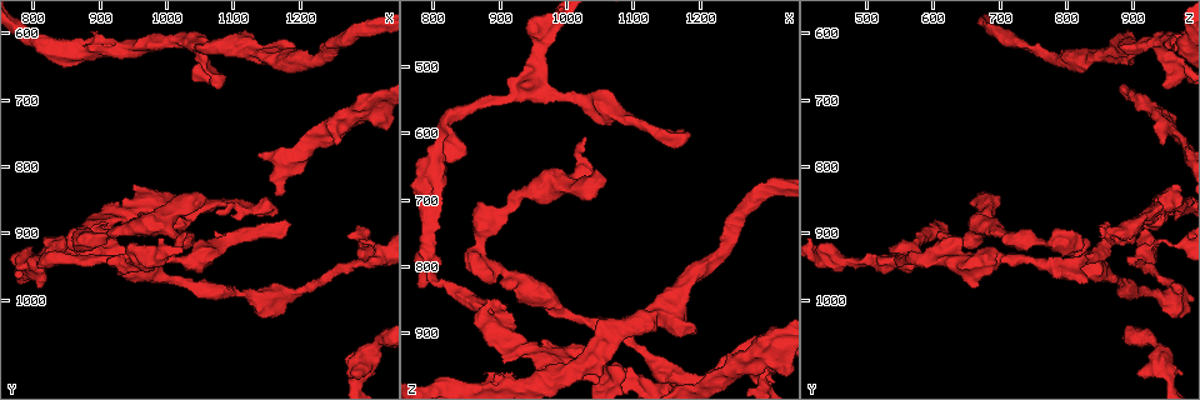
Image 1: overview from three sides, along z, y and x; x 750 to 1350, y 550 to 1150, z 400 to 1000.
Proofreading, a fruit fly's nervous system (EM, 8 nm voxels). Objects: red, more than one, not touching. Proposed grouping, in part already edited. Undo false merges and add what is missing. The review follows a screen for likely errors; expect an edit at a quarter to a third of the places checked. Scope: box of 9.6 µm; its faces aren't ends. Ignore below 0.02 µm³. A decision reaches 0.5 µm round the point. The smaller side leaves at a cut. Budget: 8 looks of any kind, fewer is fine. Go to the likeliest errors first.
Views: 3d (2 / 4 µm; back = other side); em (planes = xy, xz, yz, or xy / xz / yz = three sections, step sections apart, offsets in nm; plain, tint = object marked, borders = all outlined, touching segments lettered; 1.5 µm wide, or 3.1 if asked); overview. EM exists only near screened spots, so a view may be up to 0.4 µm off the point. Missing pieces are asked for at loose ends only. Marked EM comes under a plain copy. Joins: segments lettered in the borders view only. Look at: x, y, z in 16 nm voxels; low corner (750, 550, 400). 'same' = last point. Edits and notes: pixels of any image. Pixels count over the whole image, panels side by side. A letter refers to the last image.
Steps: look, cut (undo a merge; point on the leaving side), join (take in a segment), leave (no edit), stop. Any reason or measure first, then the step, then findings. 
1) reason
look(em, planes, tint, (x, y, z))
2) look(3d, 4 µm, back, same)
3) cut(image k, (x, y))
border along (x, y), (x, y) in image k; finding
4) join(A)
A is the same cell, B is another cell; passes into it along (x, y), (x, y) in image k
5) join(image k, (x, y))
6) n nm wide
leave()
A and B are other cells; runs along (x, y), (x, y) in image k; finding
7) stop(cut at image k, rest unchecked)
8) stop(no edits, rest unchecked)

sharp bend
look(em, yz, step 8, borders, (1315, 695, 900))

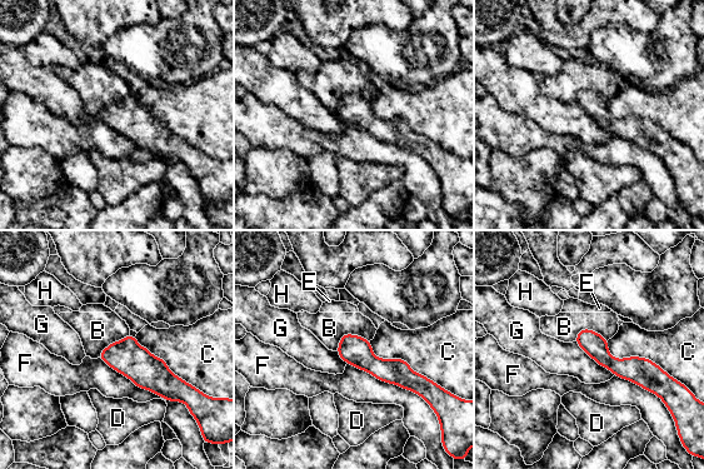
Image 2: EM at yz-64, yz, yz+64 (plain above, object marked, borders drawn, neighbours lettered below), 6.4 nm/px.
F touches over 600 nm
leave()
B, C, D, E, F, G and H are other cells; border along (574, 342), (614, 374) in image 2; one neuron here

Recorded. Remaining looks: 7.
thick end
look(em, planes, borders, (810, 980, 665))

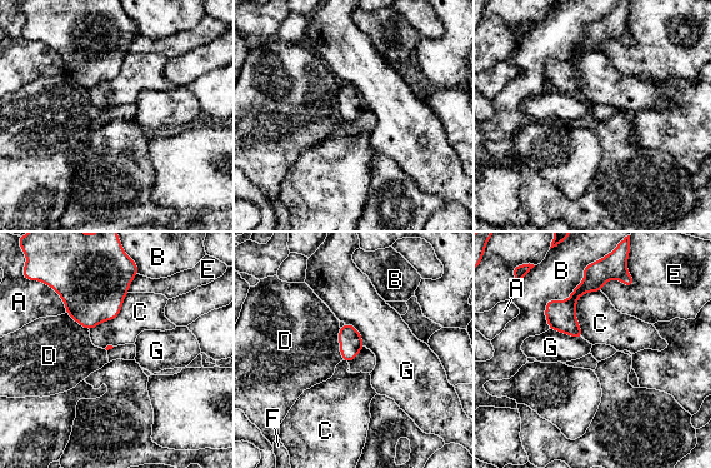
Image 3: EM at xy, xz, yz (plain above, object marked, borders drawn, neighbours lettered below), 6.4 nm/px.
leave()
A, B, C, D, E, F and G are other cells; border along (339, 328), (339, 352), (344, 359) in image 3; none of them fits

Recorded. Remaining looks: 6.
an open end
look(em, planes, borders, (1075, 680, 950))

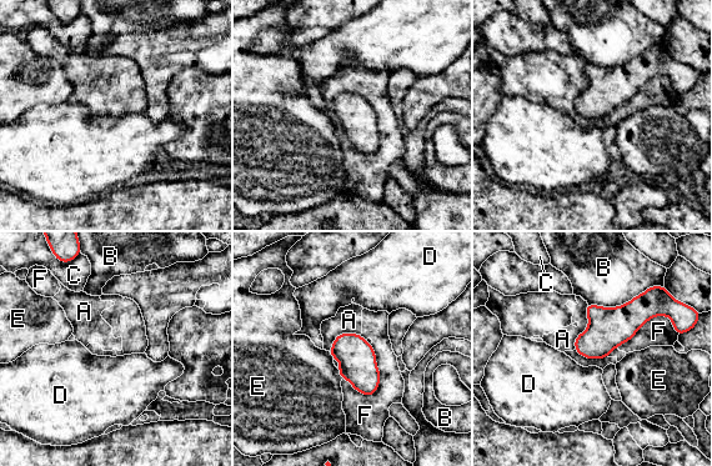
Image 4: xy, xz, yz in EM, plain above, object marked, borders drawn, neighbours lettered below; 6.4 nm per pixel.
leave()
A, B, C, D, E and F are other cells; border along (371, 344), (380, 384), (365, 396) in image 4; none of them fits

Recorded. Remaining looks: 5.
stop(no edits, rest unchecked)

